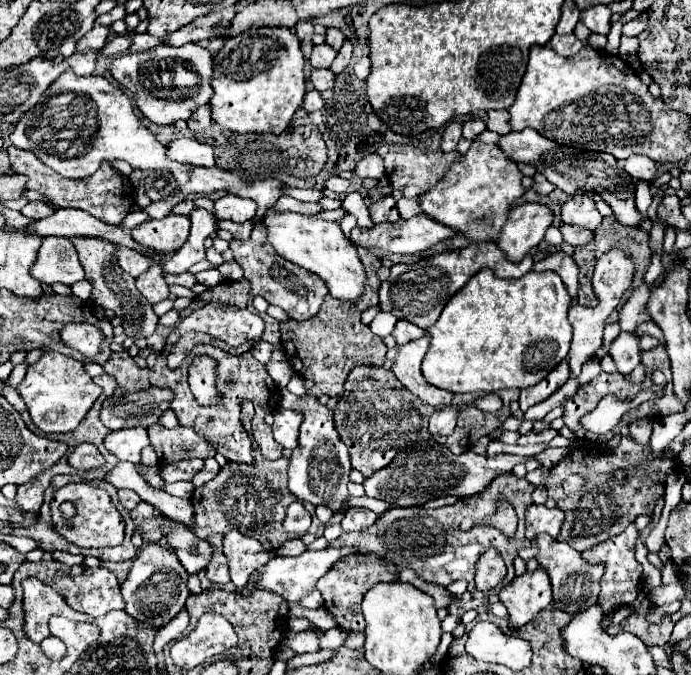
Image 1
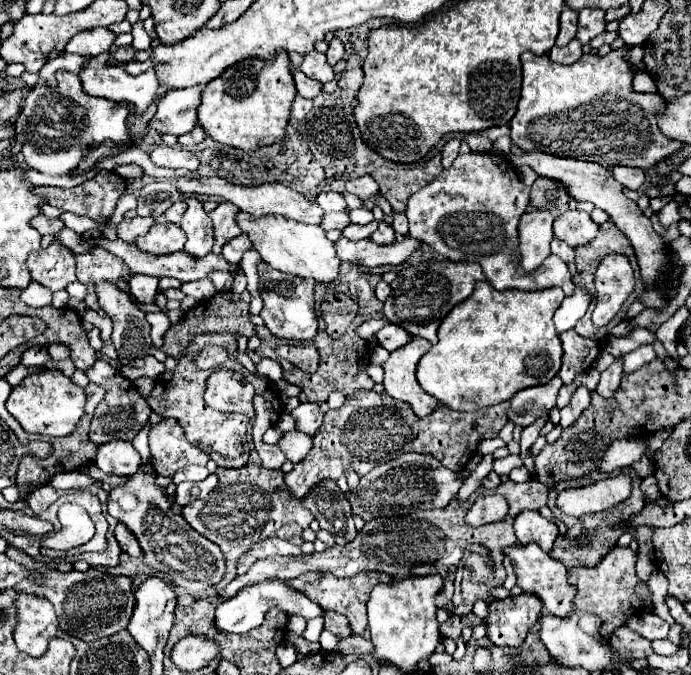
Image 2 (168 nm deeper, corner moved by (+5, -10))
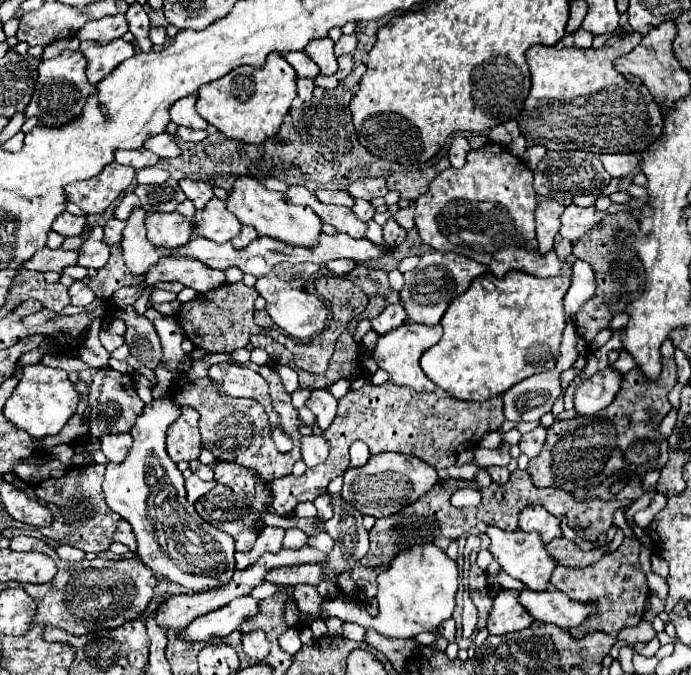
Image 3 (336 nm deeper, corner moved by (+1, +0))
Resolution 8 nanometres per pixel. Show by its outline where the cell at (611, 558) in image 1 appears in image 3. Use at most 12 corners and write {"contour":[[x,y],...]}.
{"contour":[[637,536],[551,584],[595,614],[569,630],[617,636],[643,620],[649,590]]}

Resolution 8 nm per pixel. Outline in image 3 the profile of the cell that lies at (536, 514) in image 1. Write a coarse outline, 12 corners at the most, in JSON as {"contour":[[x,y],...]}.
{"contour":[[543,506],[519,514],[519,530],[539,532],[543,544],[561,538],[557,518]]}

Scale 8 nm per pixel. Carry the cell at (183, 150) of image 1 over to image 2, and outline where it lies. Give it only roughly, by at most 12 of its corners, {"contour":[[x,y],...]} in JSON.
{"contour":[[159,146],[151,160],[165,168],[197,172],[199,158],[189,150]]}

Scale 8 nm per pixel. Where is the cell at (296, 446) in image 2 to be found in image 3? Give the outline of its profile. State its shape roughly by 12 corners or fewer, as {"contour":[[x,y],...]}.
{"contour":[[303,436],[303,462],[313,468],[329,456],[323,436]]}

